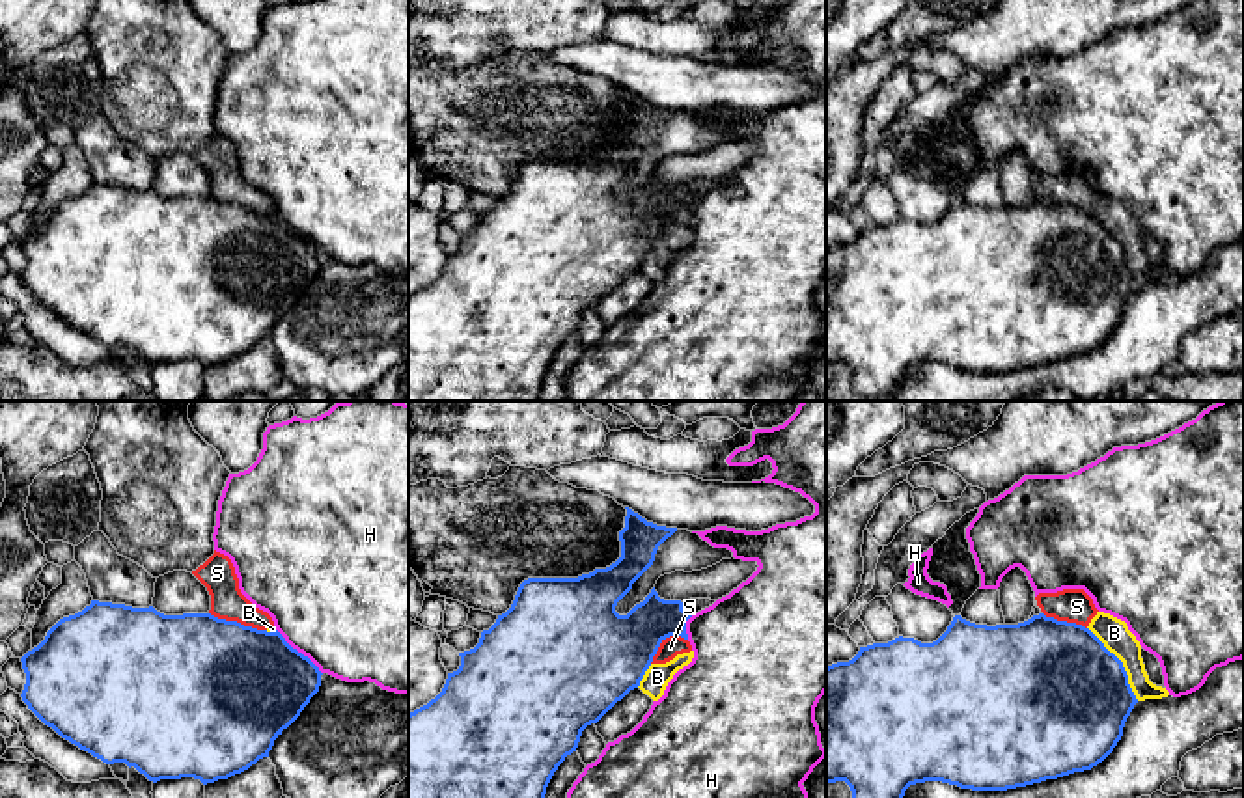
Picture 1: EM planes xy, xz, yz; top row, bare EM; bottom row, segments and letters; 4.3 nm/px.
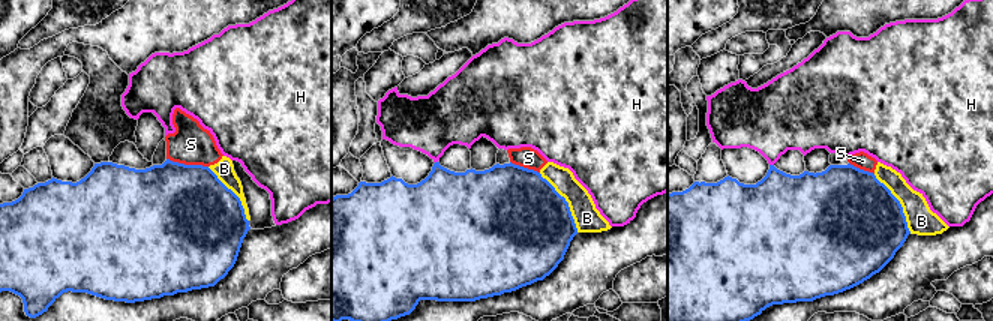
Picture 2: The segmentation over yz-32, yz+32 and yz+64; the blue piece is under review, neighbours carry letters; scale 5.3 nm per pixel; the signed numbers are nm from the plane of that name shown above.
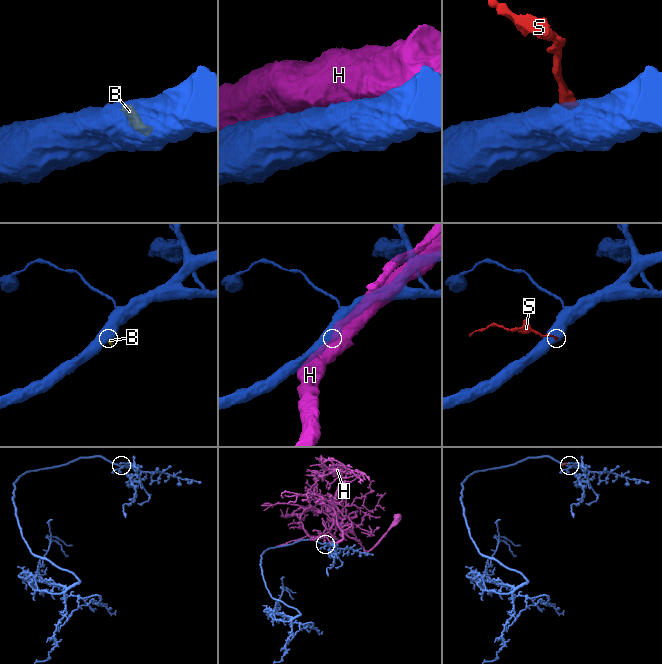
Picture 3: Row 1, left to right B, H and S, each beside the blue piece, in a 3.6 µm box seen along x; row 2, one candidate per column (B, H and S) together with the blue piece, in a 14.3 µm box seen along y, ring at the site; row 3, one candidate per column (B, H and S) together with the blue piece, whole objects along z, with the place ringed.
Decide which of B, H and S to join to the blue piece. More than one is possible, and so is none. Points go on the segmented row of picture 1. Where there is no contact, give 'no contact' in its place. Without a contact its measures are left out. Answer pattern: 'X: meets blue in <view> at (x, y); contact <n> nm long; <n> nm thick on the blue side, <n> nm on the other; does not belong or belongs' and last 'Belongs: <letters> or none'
B: meets blue in yz at (1121, 664); contact 380 nm long; 500 nm thick on the blue side, 130 nm on the other; does not belong
H: meets blue in xy at (297, 651); contact 280 nm long; 480 nm thick on the blue side, 500 nm on the other; does not belong
S: meets blue in xy at (235, 621); contact 260 nm long; 500 nm thick on the blue side, 150 nm on the other; does not belong
Belongs: none

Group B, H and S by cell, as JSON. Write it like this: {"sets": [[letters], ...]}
{"sets": [["B", "S"], ["H"]]}

